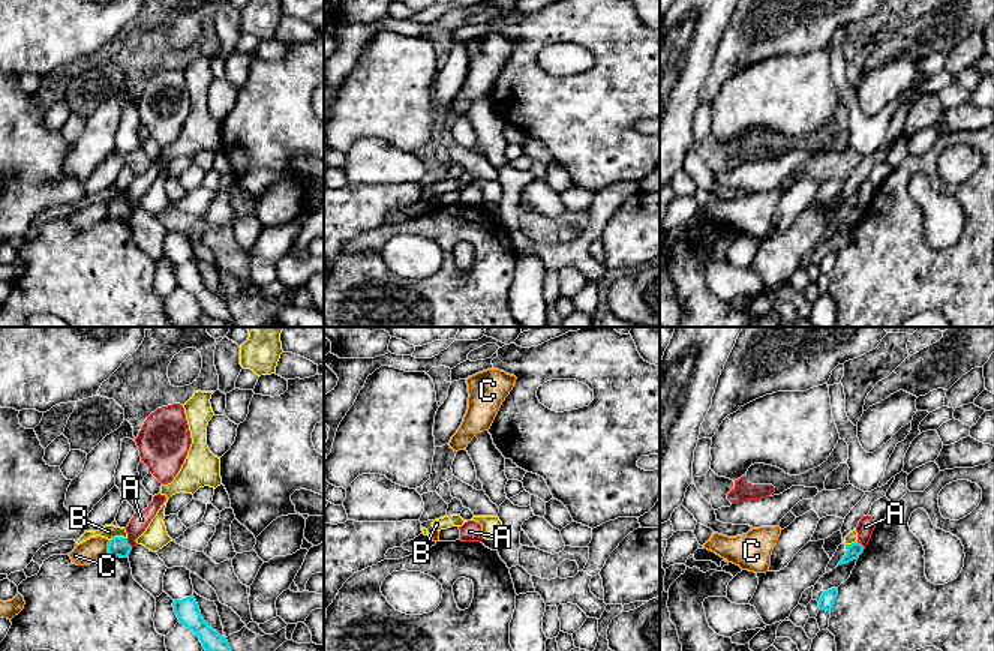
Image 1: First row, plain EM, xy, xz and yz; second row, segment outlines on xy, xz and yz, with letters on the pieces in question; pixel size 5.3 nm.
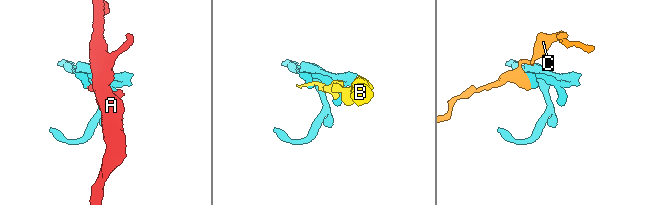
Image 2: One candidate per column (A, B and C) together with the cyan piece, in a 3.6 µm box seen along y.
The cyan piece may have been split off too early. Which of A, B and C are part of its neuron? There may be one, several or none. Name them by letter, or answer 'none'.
none

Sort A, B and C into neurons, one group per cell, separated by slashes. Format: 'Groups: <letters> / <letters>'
Groups: A / B / C

